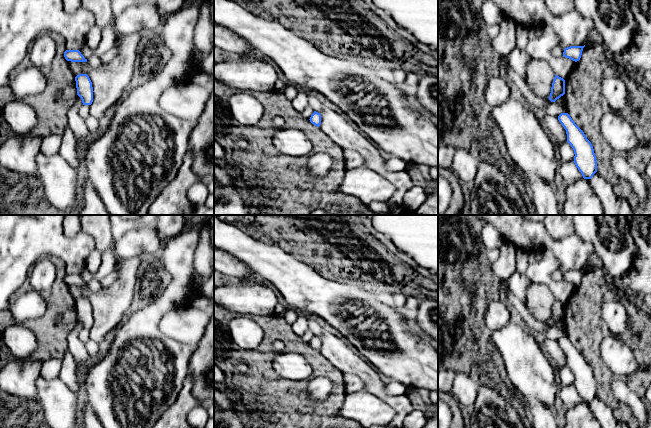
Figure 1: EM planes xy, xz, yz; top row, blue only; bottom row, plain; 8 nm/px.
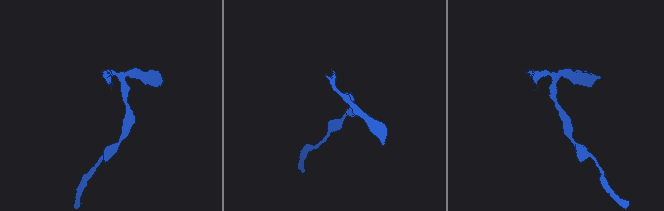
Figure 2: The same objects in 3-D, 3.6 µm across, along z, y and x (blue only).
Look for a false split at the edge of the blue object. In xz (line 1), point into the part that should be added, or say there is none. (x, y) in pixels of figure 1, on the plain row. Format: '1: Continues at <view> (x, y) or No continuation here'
1: No continuation here

